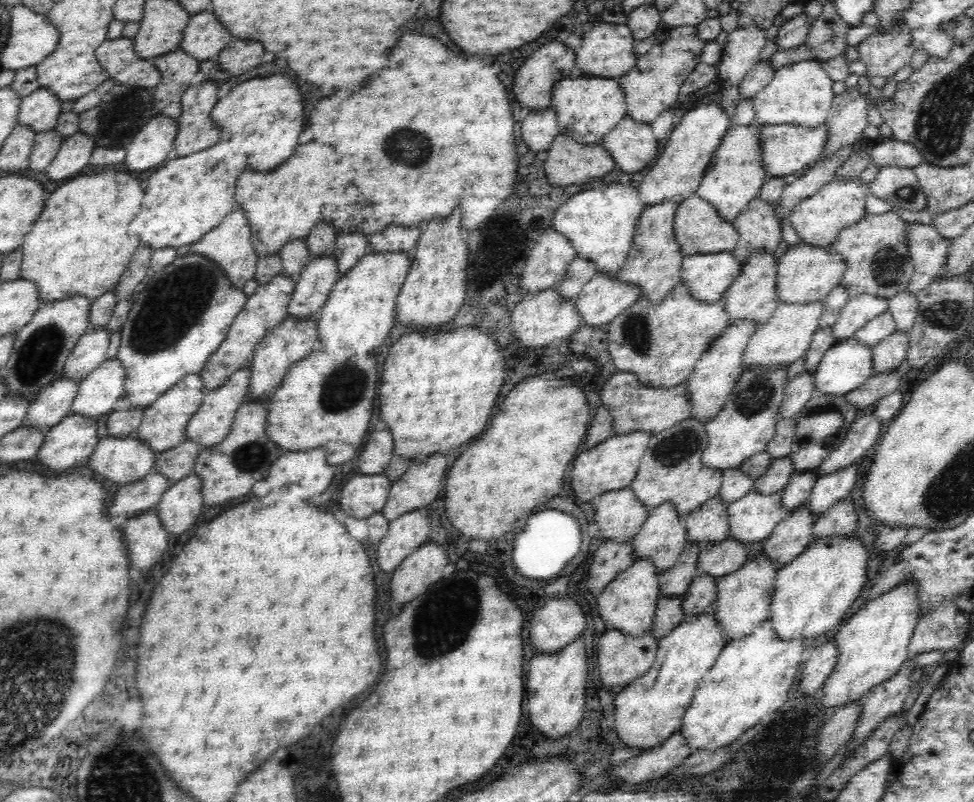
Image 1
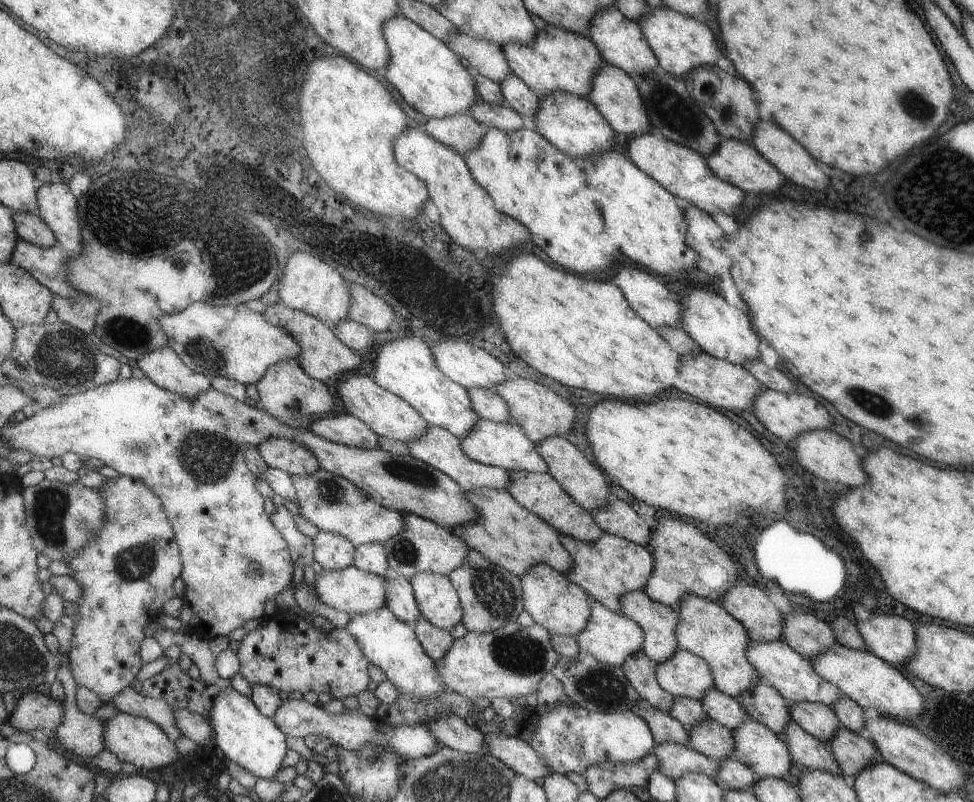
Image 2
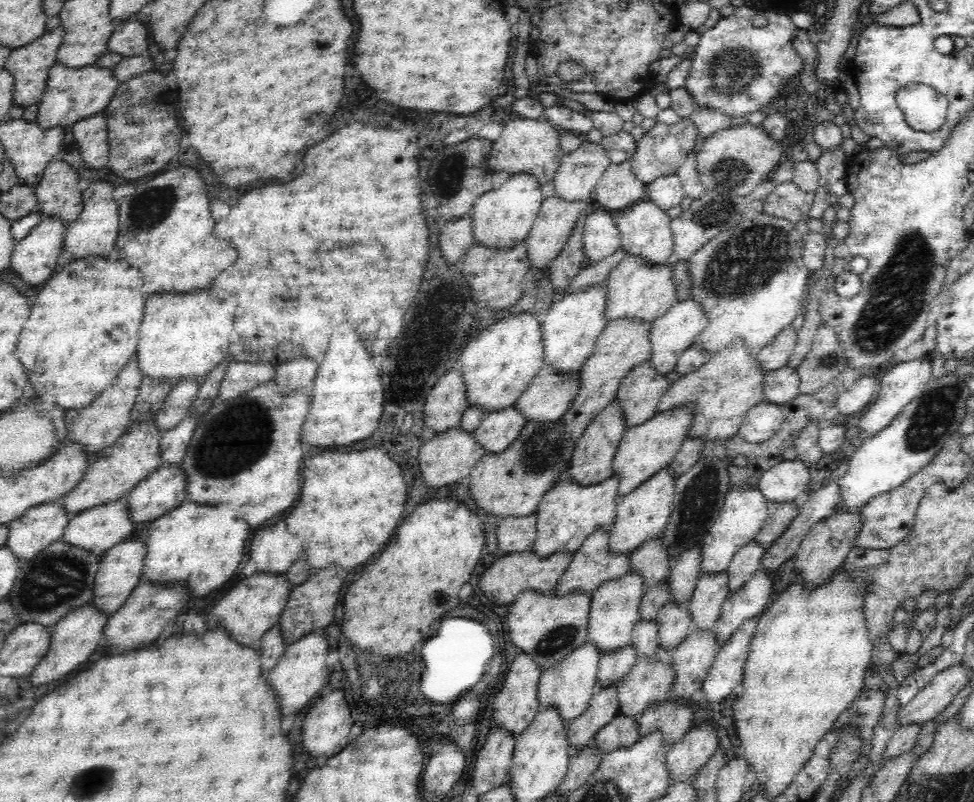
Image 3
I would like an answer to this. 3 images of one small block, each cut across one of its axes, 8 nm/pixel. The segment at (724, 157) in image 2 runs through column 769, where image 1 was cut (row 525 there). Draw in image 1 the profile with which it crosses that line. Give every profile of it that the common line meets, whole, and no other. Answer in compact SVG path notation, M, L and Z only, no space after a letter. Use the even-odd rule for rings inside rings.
M192 471L181 481L171 484L155 508L158 511L159 520L162 521L162 528L170 534L180 534L194 526L196 518L202 514L202 505L202 480L199 480Z

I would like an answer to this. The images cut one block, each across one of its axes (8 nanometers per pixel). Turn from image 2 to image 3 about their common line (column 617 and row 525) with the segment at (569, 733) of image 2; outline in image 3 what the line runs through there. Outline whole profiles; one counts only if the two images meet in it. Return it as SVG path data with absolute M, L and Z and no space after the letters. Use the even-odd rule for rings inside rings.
M732 485L726 493L722 510L714 524L708 529L702 542L702 565L704 575L713 575L728 569L731 560L737 554L737 550L755 540L755 536L762 528L768 515L768 499L764 497L762 489L758 485Z

